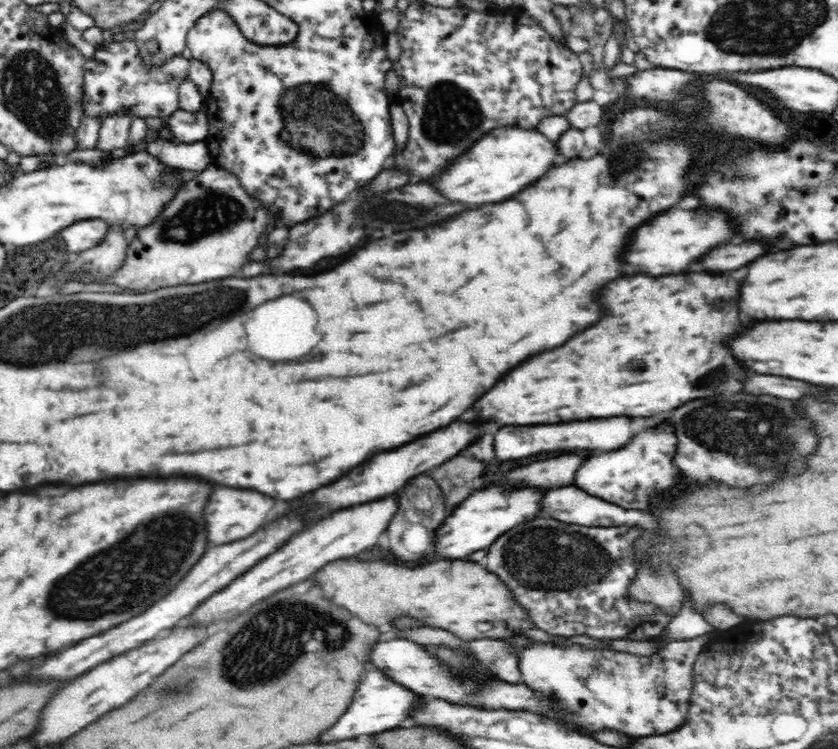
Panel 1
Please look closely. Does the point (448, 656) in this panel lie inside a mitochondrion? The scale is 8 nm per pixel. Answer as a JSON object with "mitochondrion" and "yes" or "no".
{"mitochondrion":"yes"}

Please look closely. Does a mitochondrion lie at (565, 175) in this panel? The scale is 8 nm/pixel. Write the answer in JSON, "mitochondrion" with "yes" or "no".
{"mitochondrion":"no"}

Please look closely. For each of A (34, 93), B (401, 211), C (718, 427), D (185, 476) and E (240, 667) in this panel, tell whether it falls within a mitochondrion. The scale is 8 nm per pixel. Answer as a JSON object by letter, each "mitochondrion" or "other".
{"A":"mitochondrion","B":"mitochondrion","C":"mitochondrion","D":"other","E":"mitochondrion"}

